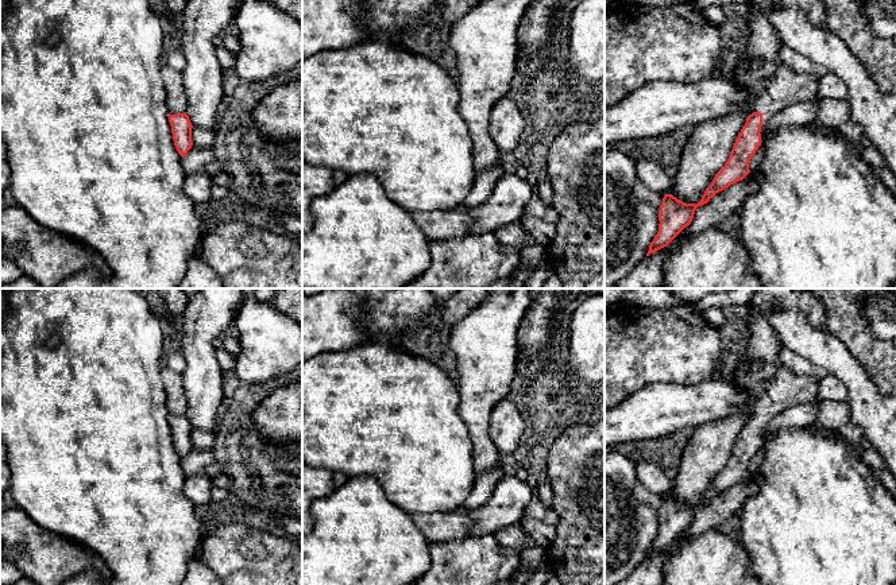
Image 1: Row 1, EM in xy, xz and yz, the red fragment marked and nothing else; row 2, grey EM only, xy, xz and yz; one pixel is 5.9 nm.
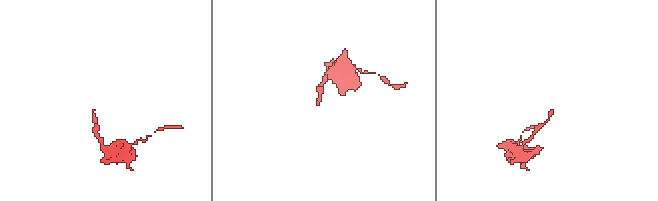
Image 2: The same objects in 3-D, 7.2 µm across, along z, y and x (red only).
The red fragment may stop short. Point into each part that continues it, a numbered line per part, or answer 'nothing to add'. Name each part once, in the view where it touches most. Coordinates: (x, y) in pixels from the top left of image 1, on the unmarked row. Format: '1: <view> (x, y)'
1: yz (660, 409)

